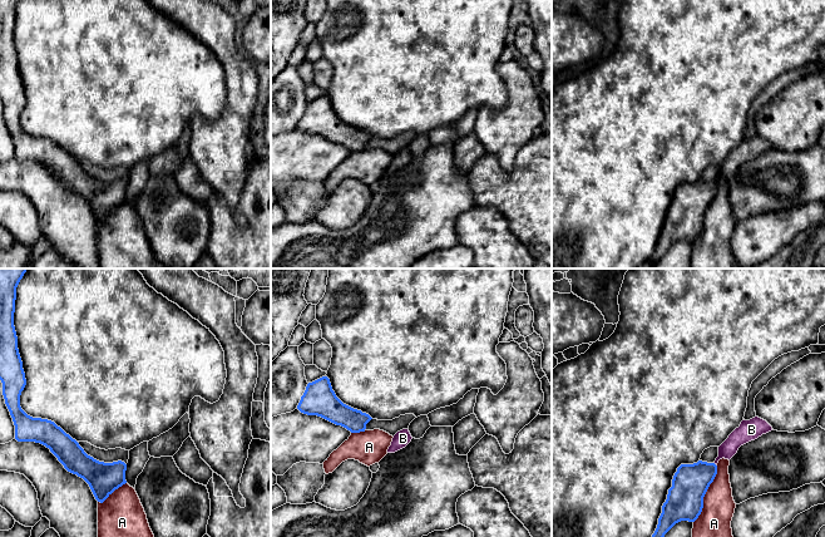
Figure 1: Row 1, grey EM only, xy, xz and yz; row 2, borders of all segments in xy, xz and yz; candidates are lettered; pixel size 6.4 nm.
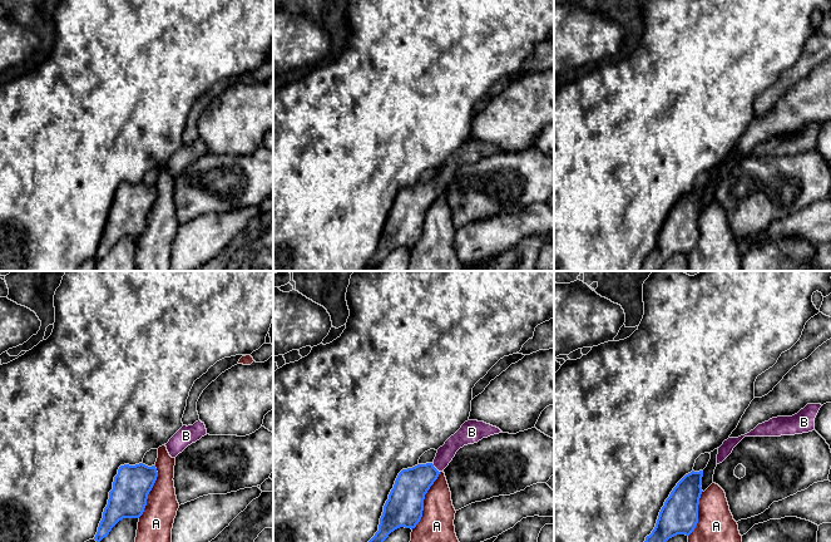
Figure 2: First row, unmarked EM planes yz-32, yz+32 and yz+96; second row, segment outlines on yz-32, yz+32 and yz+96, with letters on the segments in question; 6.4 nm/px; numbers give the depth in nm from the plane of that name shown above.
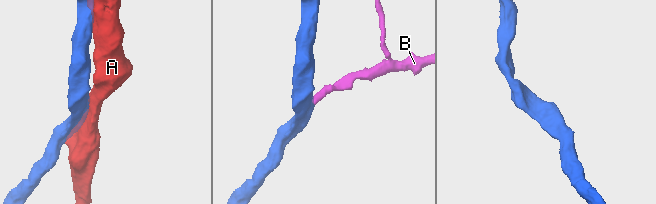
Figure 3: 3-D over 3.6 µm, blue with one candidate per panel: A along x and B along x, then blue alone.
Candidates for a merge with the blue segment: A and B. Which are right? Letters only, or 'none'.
B

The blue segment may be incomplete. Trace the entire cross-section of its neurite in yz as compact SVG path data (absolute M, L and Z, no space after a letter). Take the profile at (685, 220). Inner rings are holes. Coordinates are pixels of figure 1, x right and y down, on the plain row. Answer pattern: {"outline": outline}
{"outline": "M755 136L742 139L728 157L718 166L718 176L713 182L698 179L693 183L681 183L672 198L667 218L662 225L658 243L649 261L654 265L678 241L695 241L702 231L703 216L717 193L720 178L731 178L738 167L762 153L774 149L764 138Z"}

